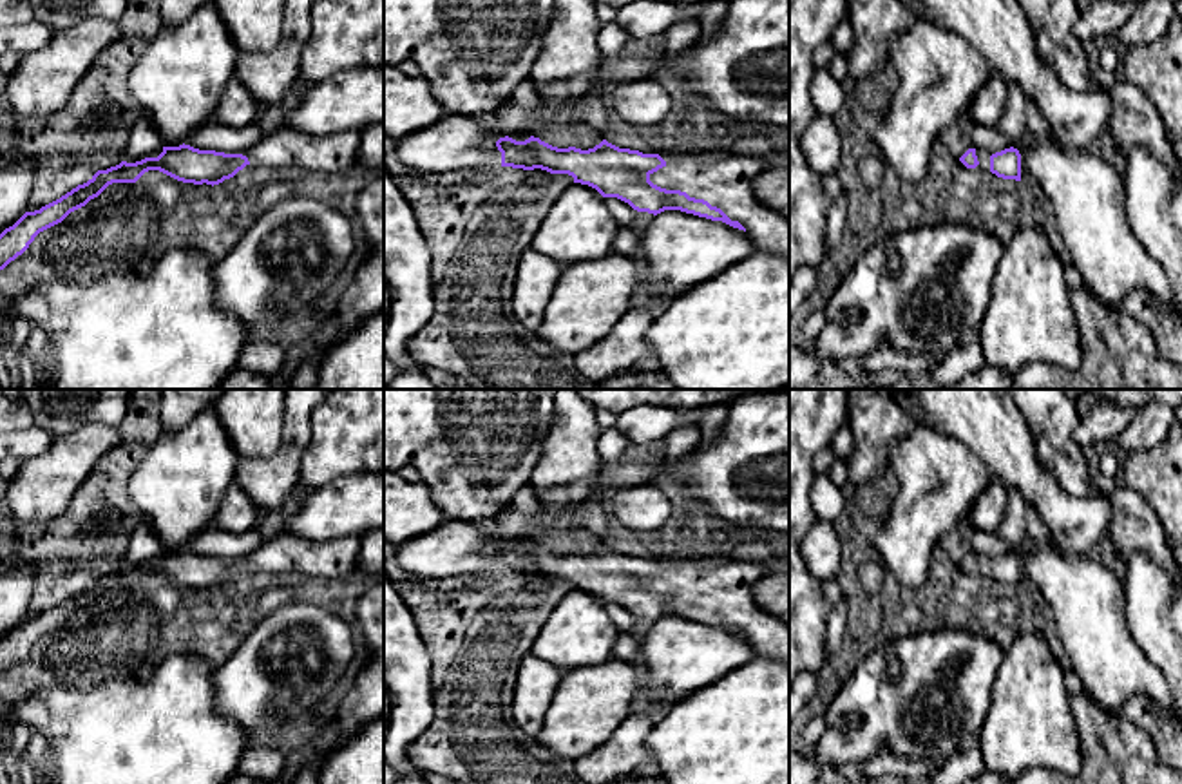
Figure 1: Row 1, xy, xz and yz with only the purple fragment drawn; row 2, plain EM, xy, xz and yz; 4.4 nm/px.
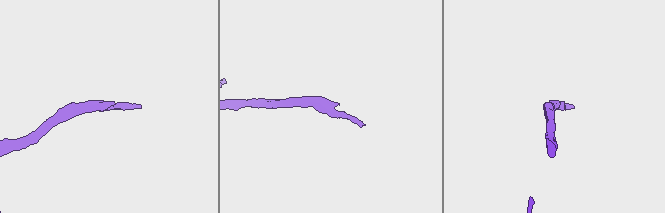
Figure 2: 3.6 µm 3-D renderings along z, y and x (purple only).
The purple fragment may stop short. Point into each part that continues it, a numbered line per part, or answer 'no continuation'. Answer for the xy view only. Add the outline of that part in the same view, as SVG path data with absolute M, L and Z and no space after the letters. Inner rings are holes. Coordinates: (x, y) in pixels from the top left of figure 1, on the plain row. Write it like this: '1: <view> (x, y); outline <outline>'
1: xy (281, 553); outline M291 492L279 509L264 514L262 521L253 529L261 534L262 545L253 552L246 554L244 558L241 558L250 567L243 576L304 574L313 578L333 579L346 578L355 570L355 563L362 545L362 536L342 536L326 541L310 541L295 534L290 534L284 531L284 521L297 512L299 505L300 500Z

